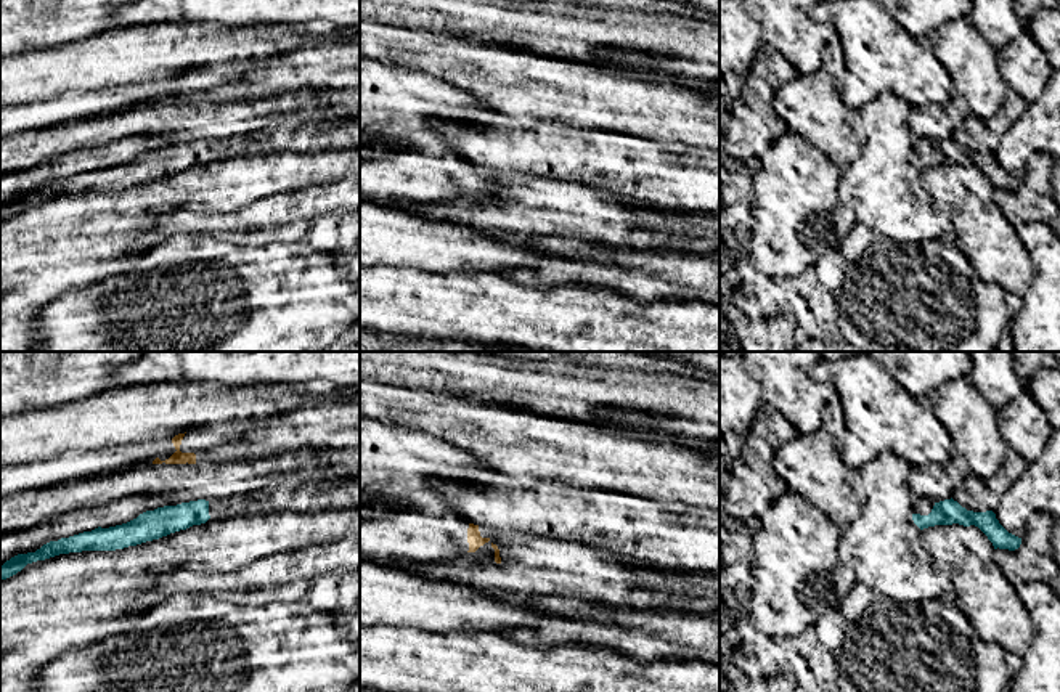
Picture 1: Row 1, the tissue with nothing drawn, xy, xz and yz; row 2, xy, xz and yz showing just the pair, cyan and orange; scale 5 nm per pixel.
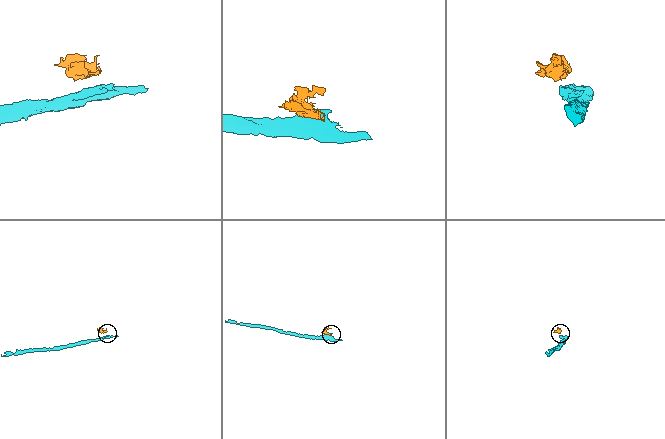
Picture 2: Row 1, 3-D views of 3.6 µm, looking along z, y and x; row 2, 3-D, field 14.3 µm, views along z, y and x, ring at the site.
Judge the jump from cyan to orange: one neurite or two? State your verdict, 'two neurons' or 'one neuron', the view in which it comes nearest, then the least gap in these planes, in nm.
two neurons; nearest in xy; 180 nm apart

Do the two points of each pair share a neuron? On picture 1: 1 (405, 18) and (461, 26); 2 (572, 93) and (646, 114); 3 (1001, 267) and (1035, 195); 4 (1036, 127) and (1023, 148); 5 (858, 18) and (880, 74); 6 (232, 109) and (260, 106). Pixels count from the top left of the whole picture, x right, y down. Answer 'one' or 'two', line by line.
1: one
2: one
3: two
4: one
5: one
6: one

